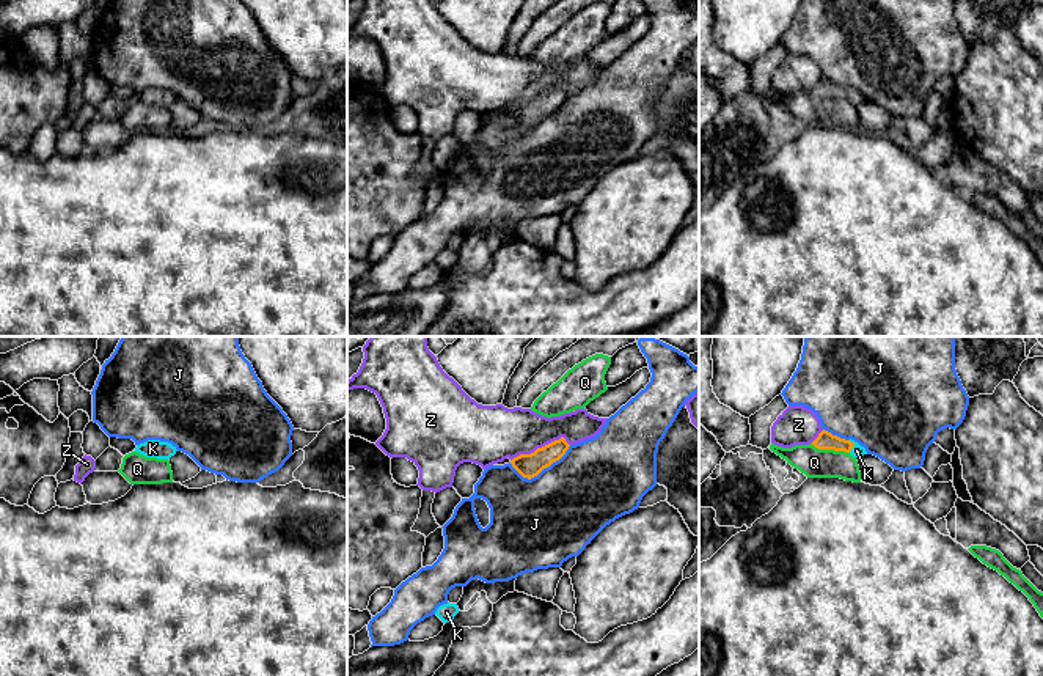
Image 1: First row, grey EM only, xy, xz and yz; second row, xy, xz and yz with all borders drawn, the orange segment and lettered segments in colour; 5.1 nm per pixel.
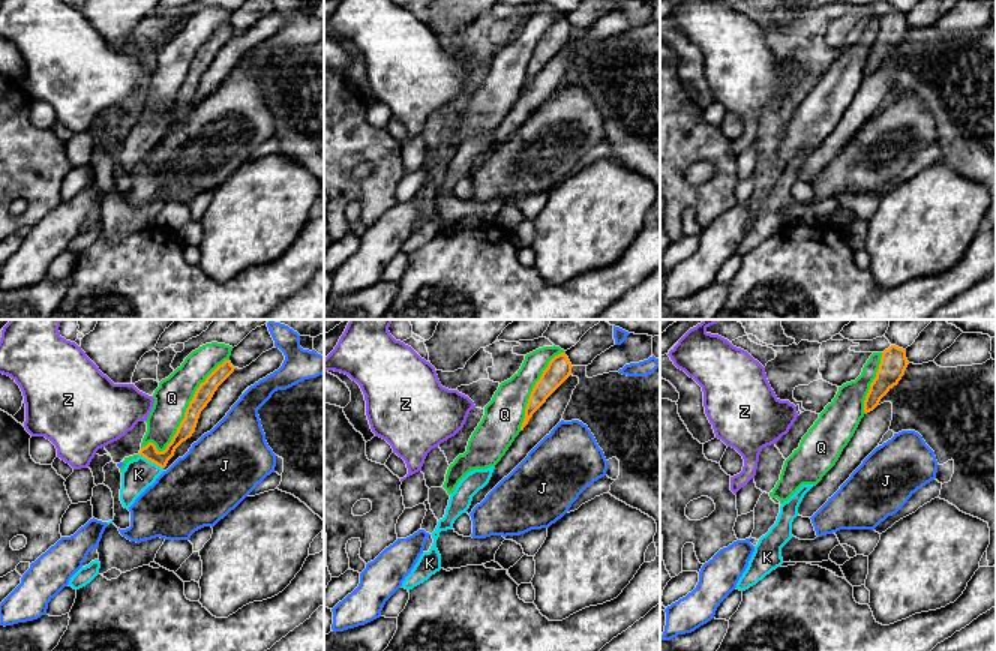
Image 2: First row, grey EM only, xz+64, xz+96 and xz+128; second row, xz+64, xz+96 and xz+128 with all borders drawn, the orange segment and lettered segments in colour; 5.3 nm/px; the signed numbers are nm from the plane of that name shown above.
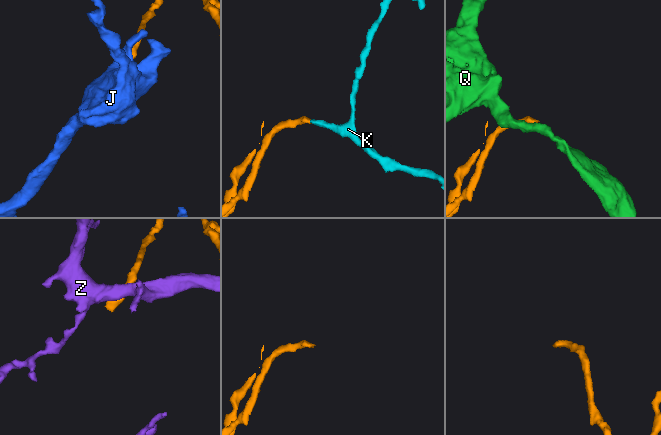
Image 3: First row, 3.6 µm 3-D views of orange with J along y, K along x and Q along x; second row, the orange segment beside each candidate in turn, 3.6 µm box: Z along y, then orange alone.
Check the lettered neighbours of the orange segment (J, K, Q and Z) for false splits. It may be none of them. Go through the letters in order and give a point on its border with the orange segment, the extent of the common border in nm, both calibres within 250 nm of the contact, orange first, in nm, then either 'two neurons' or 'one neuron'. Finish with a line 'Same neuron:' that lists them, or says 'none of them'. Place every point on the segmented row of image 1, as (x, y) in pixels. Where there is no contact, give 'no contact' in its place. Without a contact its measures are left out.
J: contact xz (541, 470); length 340 nm; calibres 120 and 460 nm; two neurons
K: contact yz (853, 445); length 70 nm; calibres 90 and 60 nm; one neuron
Q: contact yz (830, 448); length 200 nm; calibres 90 and 150 nm; two neurons
Z: contact xz (539, 448); length 320 nm; calibres 120 and 280 nm; two neurons
Same neuron: K

